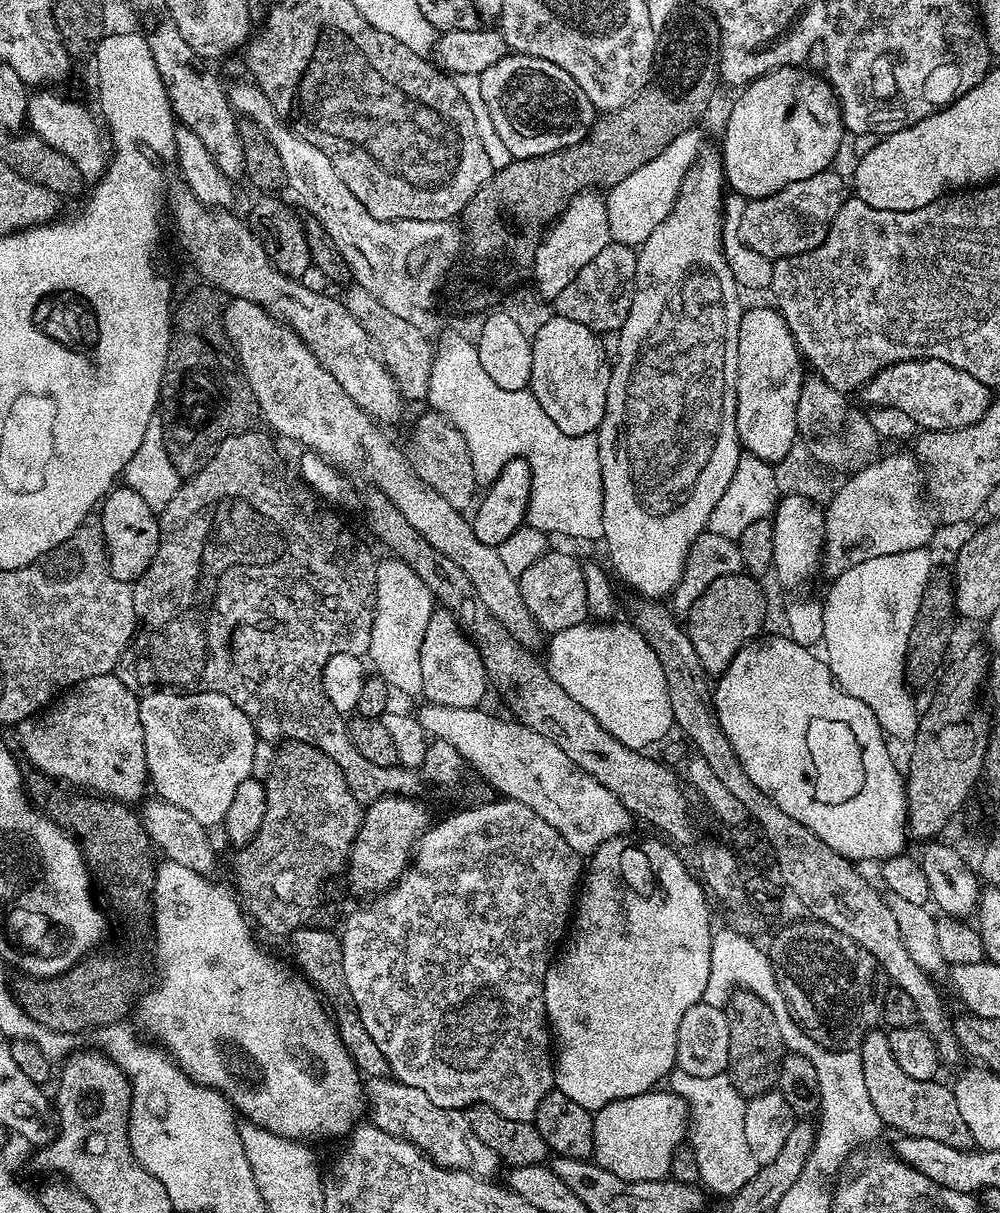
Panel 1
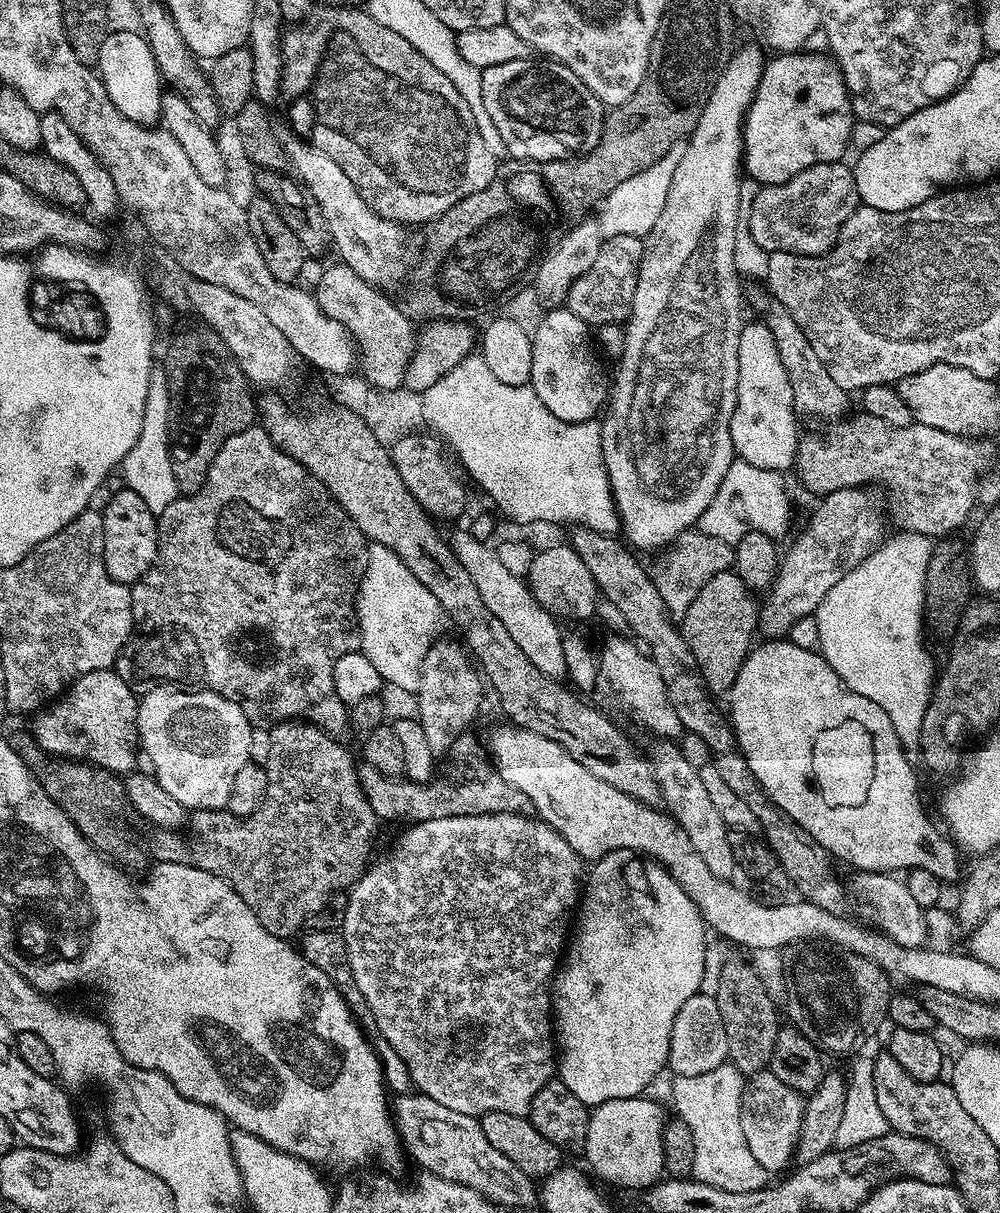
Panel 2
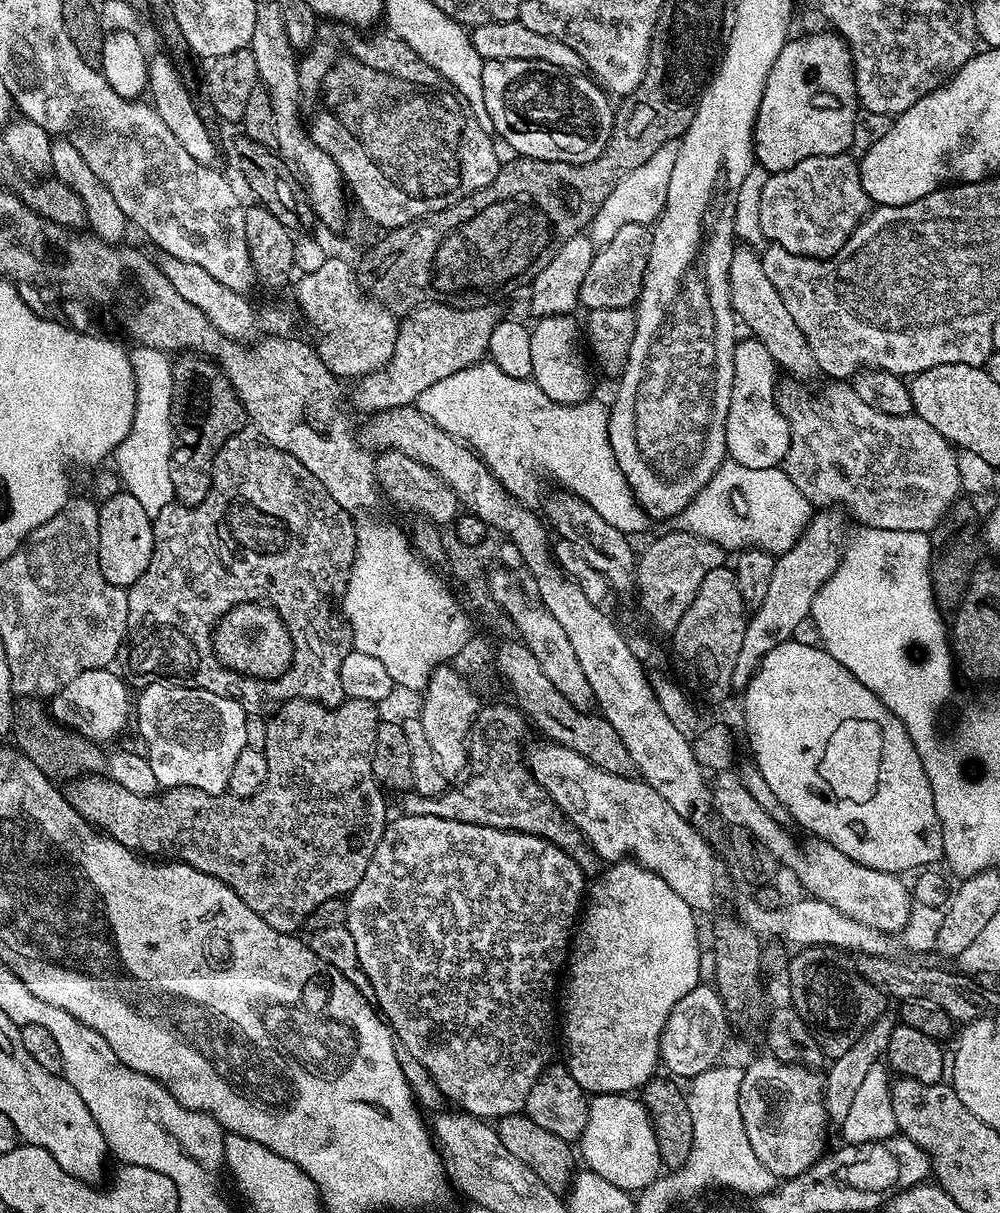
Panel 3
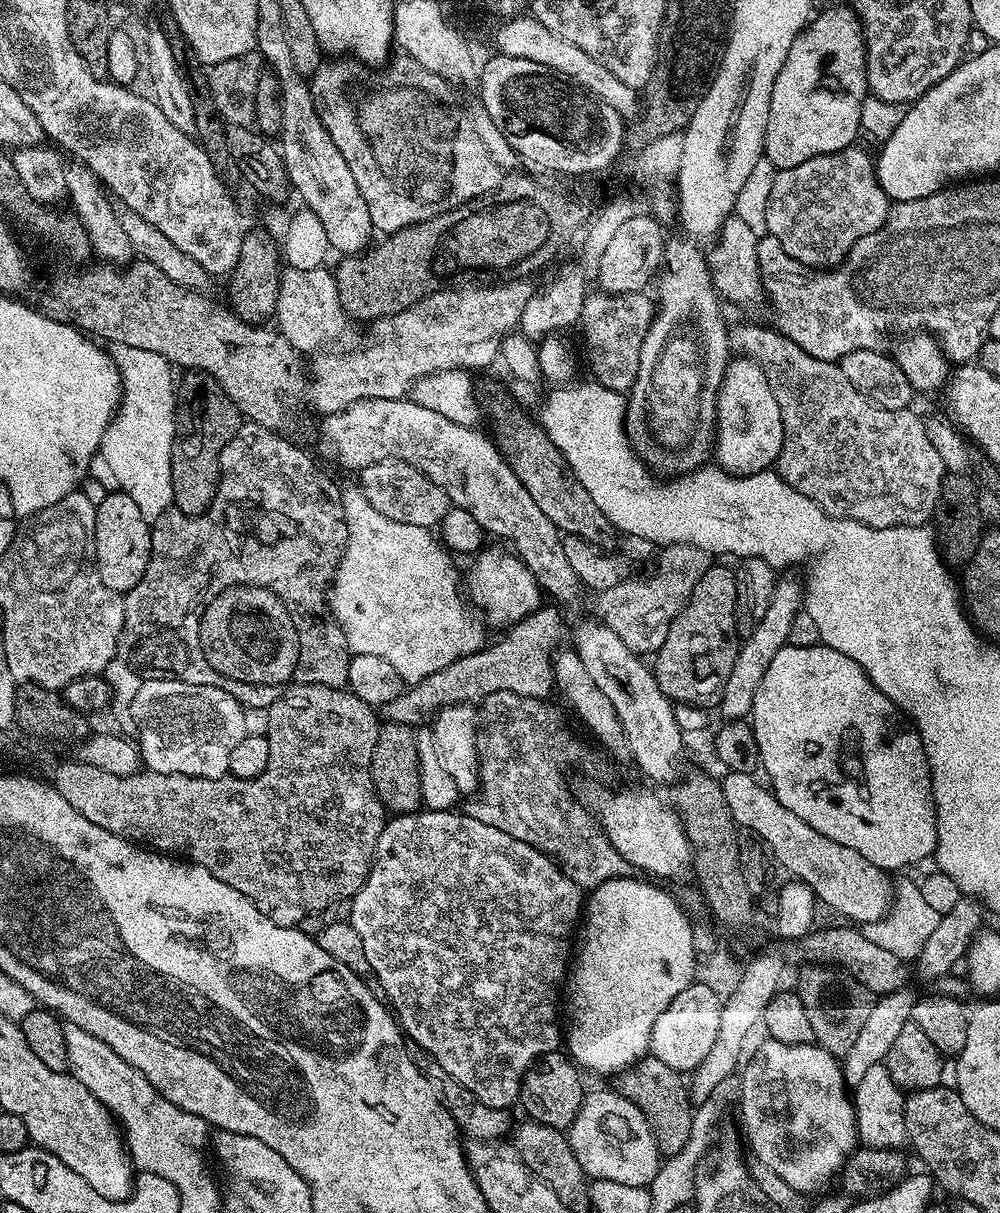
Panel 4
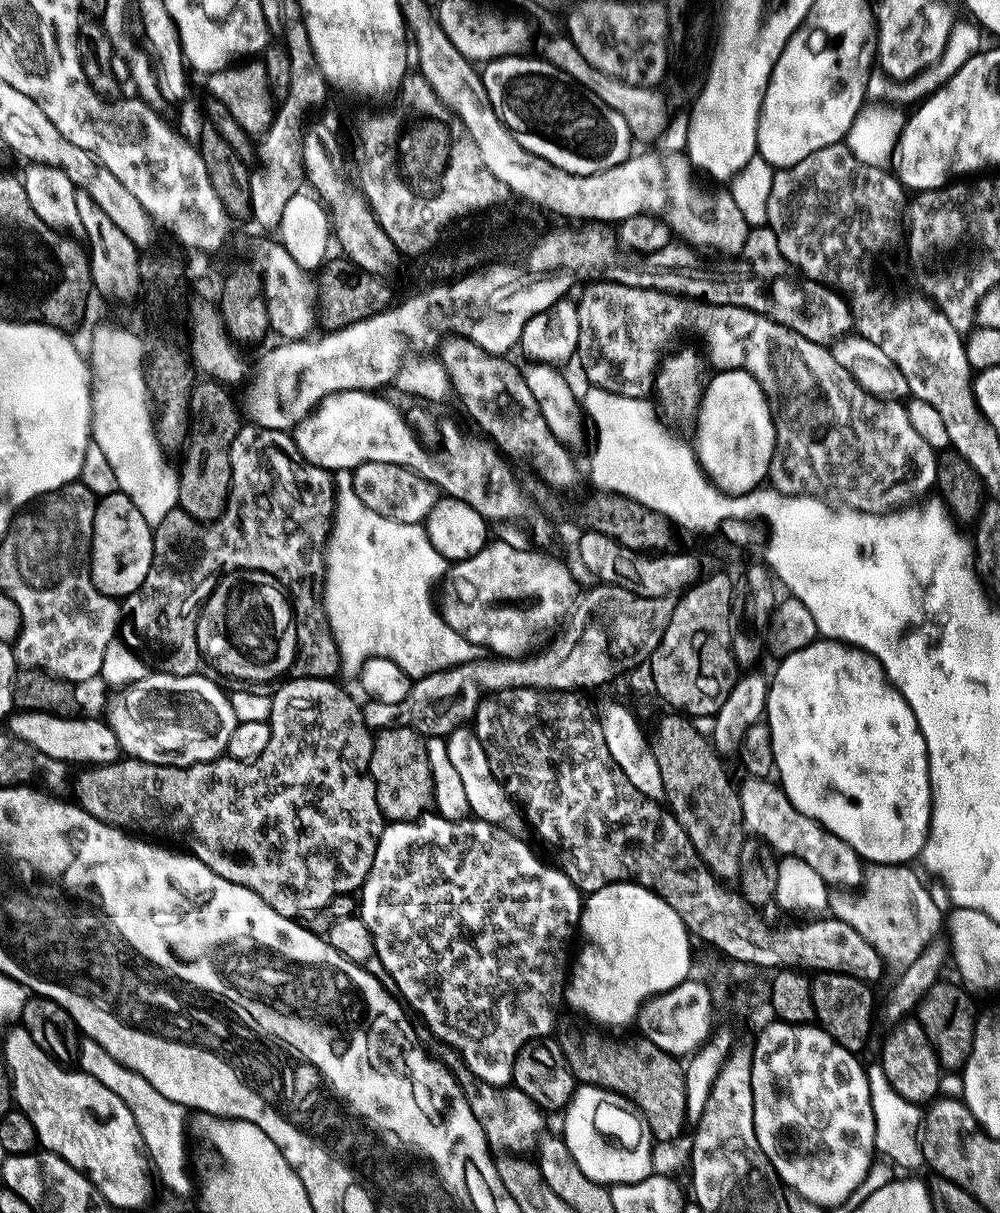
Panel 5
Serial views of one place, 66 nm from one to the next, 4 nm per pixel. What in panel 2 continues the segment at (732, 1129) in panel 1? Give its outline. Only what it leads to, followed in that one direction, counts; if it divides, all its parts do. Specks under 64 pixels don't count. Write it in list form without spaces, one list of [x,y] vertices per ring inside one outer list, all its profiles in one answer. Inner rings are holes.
[[[726,1062],[707,1074],[675,1076],[671,1082],[675,1113],[690,1126],[694,1139],[694,1170],[691,1177],[735,1193],[750,1193],[765,1187],[770,1174],[754,1158],[743,1135],[741,1098],[746,1078],[741,1072]]]

